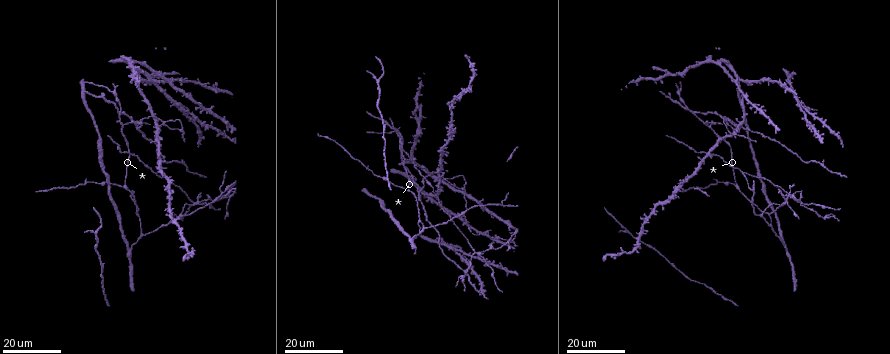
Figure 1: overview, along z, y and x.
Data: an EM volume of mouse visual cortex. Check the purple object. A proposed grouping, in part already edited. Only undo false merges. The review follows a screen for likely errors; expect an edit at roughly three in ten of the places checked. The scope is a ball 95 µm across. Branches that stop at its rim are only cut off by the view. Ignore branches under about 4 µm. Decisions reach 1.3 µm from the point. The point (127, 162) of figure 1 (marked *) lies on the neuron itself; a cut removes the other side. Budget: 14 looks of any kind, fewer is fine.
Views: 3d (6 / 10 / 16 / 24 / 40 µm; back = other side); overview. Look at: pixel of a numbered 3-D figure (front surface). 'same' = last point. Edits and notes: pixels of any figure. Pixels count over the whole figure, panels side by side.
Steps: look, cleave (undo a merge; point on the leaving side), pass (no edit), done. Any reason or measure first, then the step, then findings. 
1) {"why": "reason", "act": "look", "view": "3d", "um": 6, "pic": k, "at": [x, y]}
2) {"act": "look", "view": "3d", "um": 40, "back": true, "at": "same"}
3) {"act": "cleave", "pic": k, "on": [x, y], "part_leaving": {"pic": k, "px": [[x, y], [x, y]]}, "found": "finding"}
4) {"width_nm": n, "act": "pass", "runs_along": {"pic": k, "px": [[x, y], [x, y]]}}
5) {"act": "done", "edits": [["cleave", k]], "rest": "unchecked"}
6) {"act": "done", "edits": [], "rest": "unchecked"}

{"why": "small branch off a trunk", "act": "look", "view": "3d", "um": 16, "pic": 1, "at": [124, 123]}

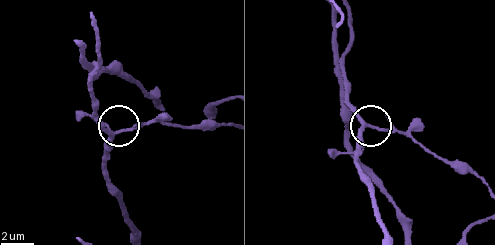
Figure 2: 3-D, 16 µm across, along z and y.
{"act": "look", "view": "3d", "um": 10, "pic": 2, "at": [114, 133]}

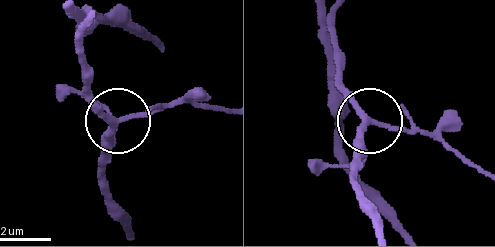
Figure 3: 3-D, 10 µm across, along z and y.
{"arms": 3, "act": "pass", "runs_along": {"pic": 3, "px": [[381, 225], [355, 174], [361, 129], [374, 122], [449, 129]]}, "found": "continuous, no second neuron"}

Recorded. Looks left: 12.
{"why": "three arms meet", "act": "look", "view": "3d", "um": 24, "pic": 1, "at": [424, 229]}

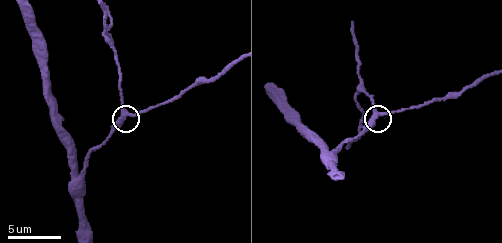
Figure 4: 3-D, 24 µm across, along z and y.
{"why": "zoom in", "act": "look", "view": "3d", "um": 6, "pic": 4, "at": [130, 116]}

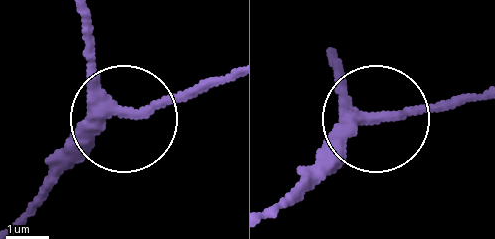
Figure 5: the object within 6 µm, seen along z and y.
{"width_nm": 280, "act": "pass", "runs_along": {"pic": 5, "px": [[337, 60], [351, 103], [373, 118], [287, 204]]}, "found": "all the same neuron"}

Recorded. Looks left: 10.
{"why": "three arms meet", "act": "look", "view": "3d", "um": 10, "pic": 4, "at": [360, 90]}

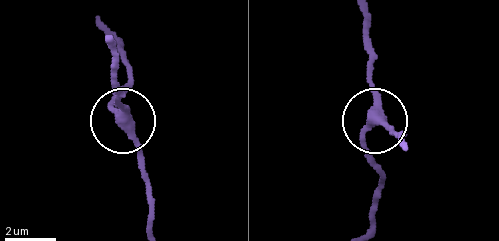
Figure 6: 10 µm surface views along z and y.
{"act": "pass", "runs_along": {"pic": 6, "px": [[363, 12], [372, 63], [366, 154], [379, 184]]}, "found": "all the same neuron"}

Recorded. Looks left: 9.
{"act": "look", "view": "3d", "um": 24, "pic": 1, "at": [165, 121]}

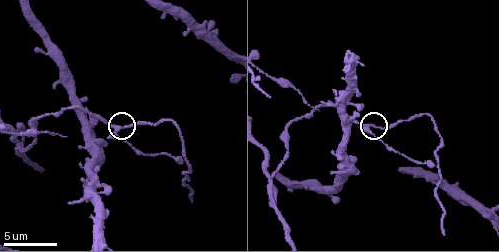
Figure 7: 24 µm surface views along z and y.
{"act": "look", "view": "3d", "um": 10, "pic": 7, "at": [368, 127]}

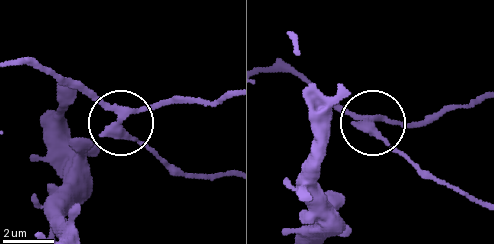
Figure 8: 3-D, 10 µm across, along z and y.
{"side_arm_um": 23, "act": "cleave", "pic": 8, "on": [150, 110], "part_leaving": {"pic": 8, "px": [[113, 125], [107, 110], [42, 65], [16, 63]]}, "found": "two neurons meet here"}

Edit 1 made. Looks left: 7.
{"act": "look", "view": "overview"}

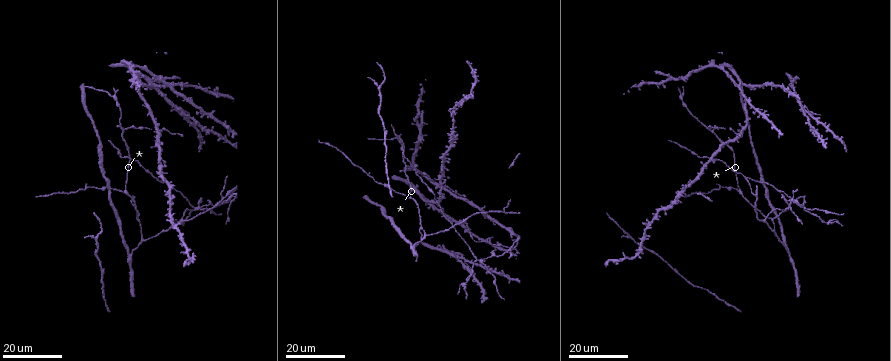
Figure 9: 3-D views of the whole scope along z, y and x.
{"why": "three-way junction", "act": "look", "view": "3d", "um": 24, "pic": 9, "at": [225, 197]}

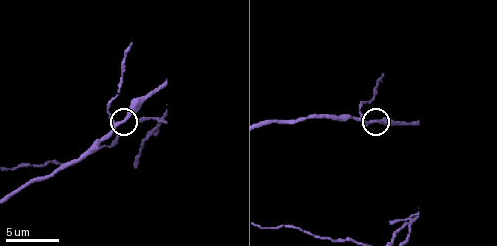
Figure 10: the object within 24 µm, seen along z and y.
{"act": "look", "view": "3d", "um": 6, "pic": 10, "at": [115, 120]}

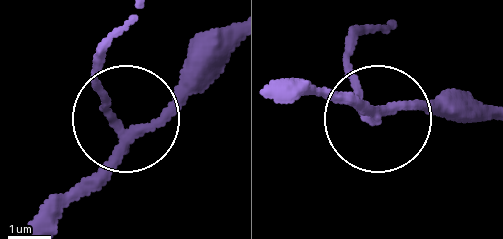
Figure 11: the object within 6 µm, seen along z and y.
{"arms": 3, "act": "cleave", "pic": 11, "on": [104, 93], "part_leaving": {"pic": 11, "px": [[119, 129], [102, 101], [102, 58], [130, 15]]}, "found": "two neurons meet here"}

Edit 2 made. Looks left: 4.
{"act": "look", "view": "3d", "um": 16, "pic": 9, "at": [406, 195]}

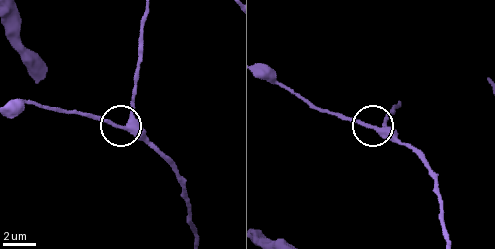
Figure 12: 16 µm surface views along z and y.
{"act": "look", "view": "3d", "um": 6, "pic": 12, "at": [370, 126]}

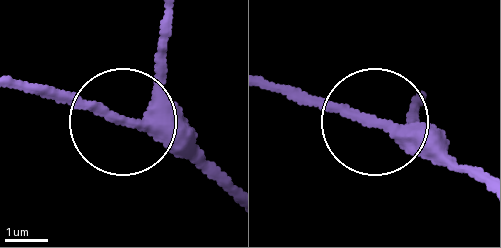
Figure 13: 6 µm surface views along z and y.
{"width_nm": 300, "act": "pass", "runs_along": {"pic": 13, "px": [[168, 14], [168, 57], [136, 118], [114, 122], [17, 89]]}, "found": "one neuron here"}

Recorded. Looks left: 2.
{"act": "done", "edits": [["cleave", 8], ["cleave", 11]], "rest": "unchecked"}

